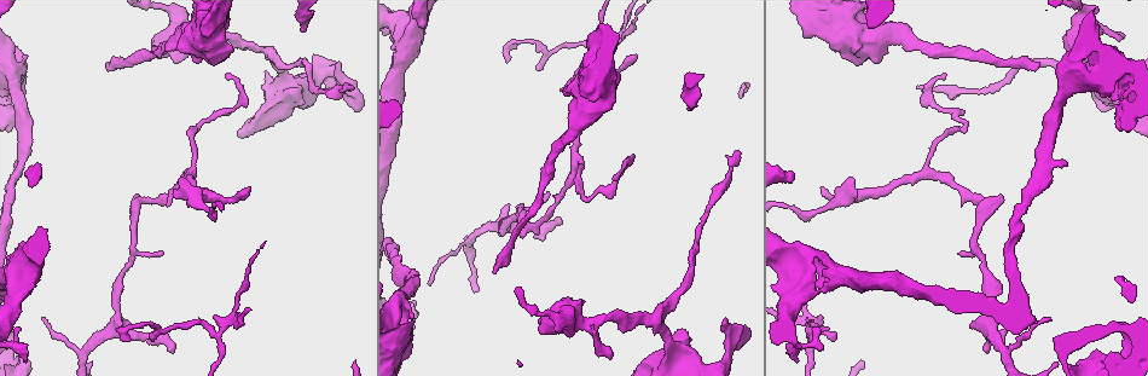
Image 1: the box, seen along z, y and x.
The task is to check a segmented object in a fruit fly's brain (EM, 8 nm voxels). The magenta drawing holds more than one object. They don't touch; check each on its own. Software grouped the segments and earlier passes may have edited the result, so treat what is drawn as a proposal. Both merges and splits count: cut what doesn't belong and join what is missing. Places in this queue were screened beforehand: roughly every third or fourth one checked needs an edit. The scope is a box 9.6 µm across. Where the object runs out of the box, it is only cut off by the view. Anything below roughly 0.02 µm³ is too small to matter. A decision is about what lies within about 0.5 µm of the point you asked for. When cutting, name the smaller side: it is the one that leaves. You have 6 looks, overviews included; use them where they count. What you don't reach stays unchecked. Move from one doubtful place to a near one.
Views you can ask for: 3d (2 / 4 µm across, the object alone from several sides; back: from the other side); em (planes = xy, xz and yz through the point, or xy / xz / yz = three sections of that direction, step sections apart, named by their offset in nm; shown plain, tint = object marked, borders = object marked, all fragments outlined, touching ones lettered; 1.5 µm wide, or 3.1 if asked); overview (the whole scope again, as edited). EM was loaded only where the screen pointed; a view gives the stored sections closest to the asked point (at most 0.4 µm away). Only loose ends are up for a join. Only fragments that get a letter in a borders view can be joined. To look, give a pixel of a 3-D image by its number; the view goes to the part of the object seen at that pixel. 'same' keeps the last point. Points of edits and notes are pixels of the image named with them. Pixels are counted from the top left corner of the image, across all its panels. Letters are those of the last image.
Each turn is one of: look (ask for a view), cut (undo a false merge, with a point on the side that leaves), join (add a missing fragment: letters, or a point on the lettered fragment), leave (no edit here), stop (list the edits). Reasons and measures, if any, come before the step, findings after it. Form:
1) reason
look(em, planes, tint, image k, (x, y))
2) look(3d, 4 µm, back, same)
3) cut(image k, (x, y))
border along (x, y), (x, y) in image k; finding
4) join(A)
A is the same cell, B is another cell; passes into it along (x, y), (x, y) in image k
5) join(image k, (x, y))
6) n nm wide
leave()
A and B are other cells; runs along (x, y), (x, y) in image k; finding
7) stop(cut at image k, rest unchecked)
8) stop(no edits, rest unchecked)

long arm stops here
look(em, yz, step 4, borders, image 1, (496, 273))

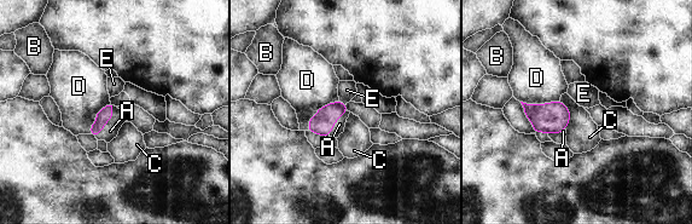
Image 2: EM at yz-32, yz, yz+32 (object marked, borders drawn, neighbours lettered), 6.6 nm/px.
join(A)
A is the same cell, B, C, D and E are other cells; passes into it along (106, 113), (106, 121), (110, 131) in image 2; it goes on there

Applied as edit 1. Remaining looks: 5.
look(overview)

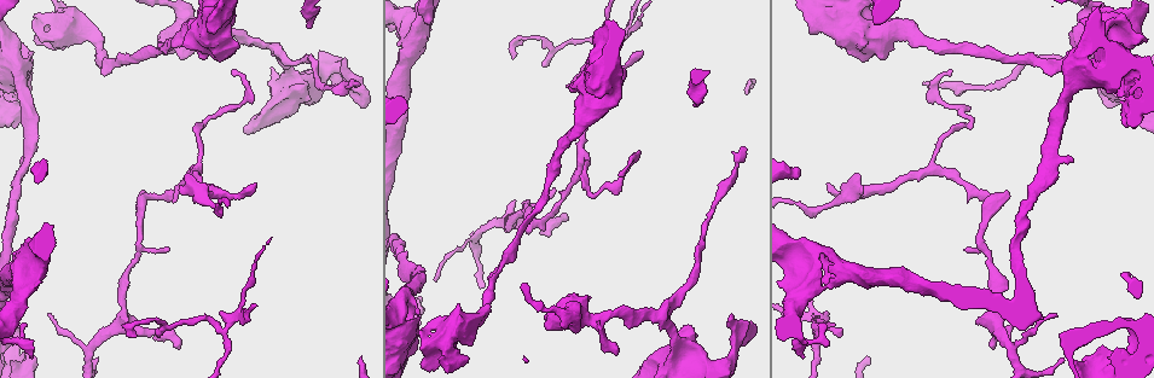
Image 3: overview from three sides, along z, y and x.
abrupt turn
look(em, yz, step 4, plain, image 3, (997, 199))

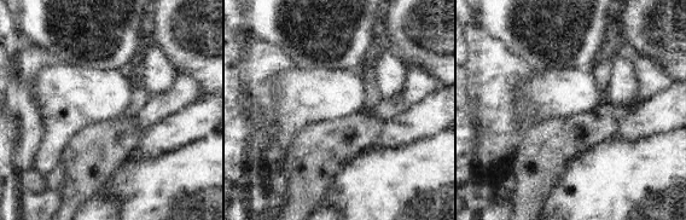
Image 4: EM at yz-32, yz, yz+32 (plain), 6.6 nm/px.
where the object lies
look(em, yz, step 4, tint, same)

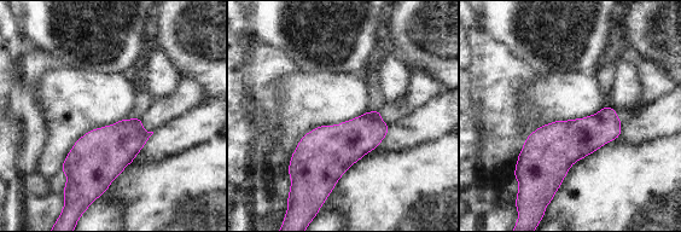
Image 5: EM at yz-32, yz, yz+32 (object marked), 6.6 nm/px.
look(em, yz, step 4, borders, same)

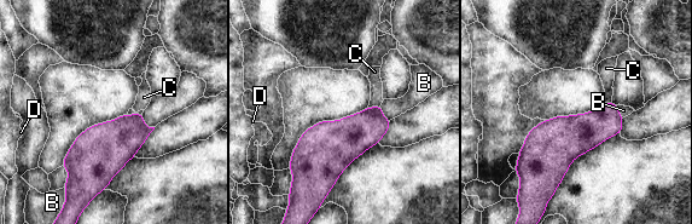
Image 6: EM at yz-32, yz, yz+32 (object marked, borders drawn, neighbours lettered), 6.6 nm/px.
320 nm wide
leave()
B, C and D are other cells; border along (141, 114), (143, 122), (153, 127) in image 6; one cell here

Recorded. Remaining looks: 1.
branch stops here
look(em, xz, step 8, borders, image 3, (841, 335))

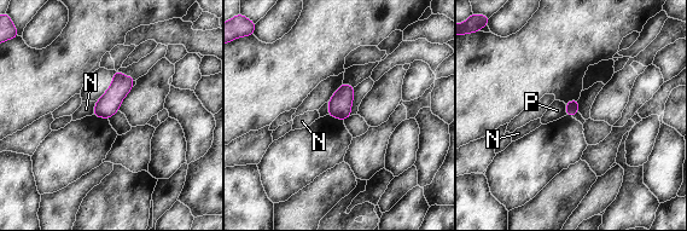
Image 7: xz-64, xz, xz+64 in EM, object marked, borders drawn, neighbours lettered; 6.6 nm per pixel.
N touches over 100 nm
leave()
N and P are other cells; border along (327, 102), (329, 114) in image 7; no lettered fragment goes on from it

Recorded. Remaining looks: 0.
stop(join at image 2, rest unchecked)

